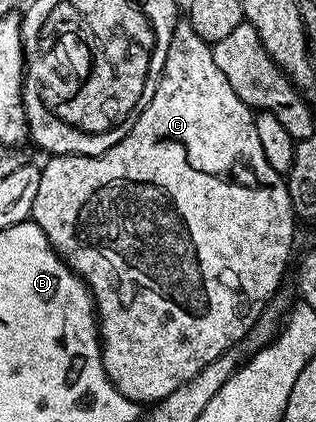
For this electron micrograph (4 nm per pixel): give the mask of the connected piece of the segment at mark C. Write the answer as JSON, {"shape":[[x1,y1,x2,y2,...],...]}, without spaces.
{"shape":[[186,20,177,21,174,36,170,36,170,48,166,48,166,64,160,73,160,79,156,85,154,96,150,100,150,104,146,104,144,111,136,117,136,122,130,128,130,132,125,138,118,140,118,144,114,144,114,148,110,148,98,156,58,154,49,157,47,161,48,163,43,163,40,171,38,196,34,196,34,208,32,209,30,218,31,221,38,224,38,228,42,228,42,232,46,232,46,240,50,240,54,252,63,260,64,265,71,268,88,286,94,303,94,313,100,327,100,355,102,356,102,364,106,368,106,376,110,380,110,384,114,384,114,388,118,388,118,392,122,392,122,396,126,396,131,402,137,404,145,404,144,402,155,404,161,402,163,398,170,396,170,392,174,392,174,388,182,388,182,384,186,384,186,380,198,376,198,372,202,372,202,368,206,368,206,364,218,360,218,356,222,356,227,350,233,349,237,344,243,343,244,339,248,337,248,331,260,319,260,315,268,309,274,298,272,293,279,288,280,281,284,278,284,269,287,268,288,257,292,254,292,237,296,234,298,219,296,213,292,210,292,201,290,200,287,181,278,172,274,172,274,168,270,168,270,164,266,164,266,156,262,153,262,144,258,141,258,128,256,127,252,107,248,106,238,97,234,92,234,88,230,88,230,80,226,80,226,76,222,76,222,71,218,68,218,64,214,64,214,56,212,55,210,43,202,40,202,36,198,36,198,32,192,30,190,23]]}

